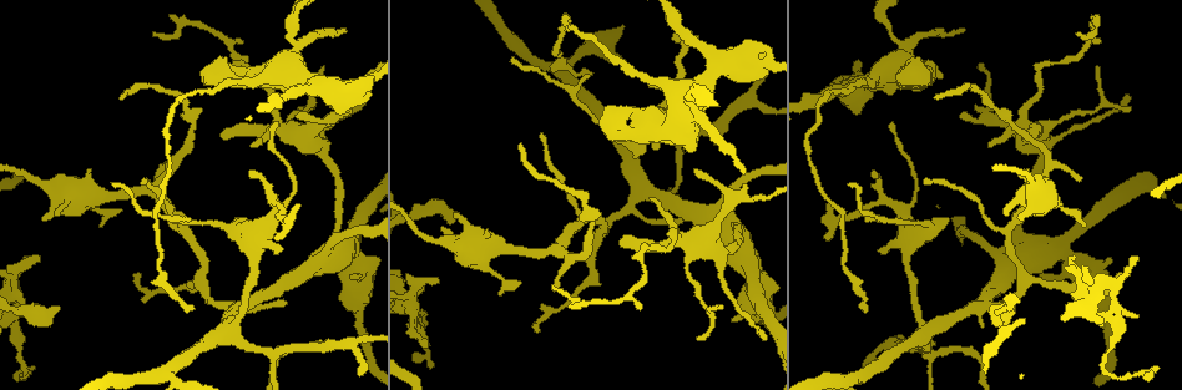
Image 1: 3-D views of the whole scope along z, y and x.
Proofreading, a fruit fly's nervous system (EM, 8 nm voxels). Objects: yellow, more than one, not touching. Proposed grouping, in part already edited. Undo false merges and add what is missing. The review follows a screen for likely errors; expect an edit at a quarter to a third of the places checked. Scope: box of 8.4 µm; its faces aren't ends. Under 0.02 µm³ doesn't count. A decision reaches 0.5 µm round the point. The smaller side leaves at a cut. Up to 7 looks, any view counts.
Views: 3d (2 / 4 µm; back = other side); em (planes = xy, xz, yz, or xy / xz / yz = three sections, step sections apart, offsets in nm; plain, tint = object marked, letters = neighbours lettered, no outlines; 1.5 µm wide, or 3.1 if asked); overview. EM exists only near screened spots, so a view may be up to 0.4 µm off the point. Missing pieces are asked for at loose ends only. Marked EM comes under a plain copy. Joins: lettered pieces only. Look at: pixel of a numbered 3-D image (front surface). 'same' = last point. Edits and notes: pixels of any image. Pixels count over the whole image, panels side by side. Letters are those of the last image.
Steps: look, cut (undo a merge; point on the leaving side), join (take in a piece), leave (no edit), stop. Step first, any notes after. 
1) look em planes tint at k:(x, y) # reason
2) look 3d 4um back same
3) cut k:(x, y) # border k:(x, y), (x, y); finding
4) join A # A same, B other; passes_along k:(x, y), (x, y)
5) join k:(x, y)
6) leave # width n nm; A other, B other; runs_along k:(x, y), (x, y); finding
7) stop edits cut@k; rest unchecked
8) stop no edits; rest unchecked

look 3d 4um at 1:(901, 54)

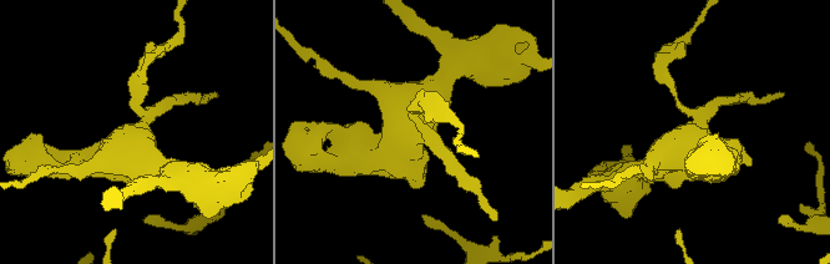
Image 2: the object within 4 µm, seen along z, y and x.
look em planes letters at 2:(141, 126) # need the tissue

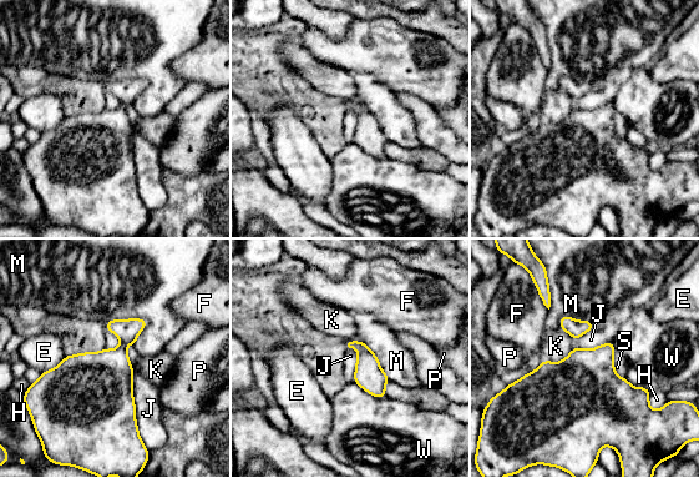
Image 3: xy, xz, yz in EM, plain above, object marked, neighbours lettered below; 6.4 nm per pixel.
leave # E other, F other, H other, J other, K other, M other, P other, S other, W other; border 3:(128, 343), (135, 421), (142, 439); one neuron here

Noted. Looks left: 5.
look em planes tint at 1:(766, 63)

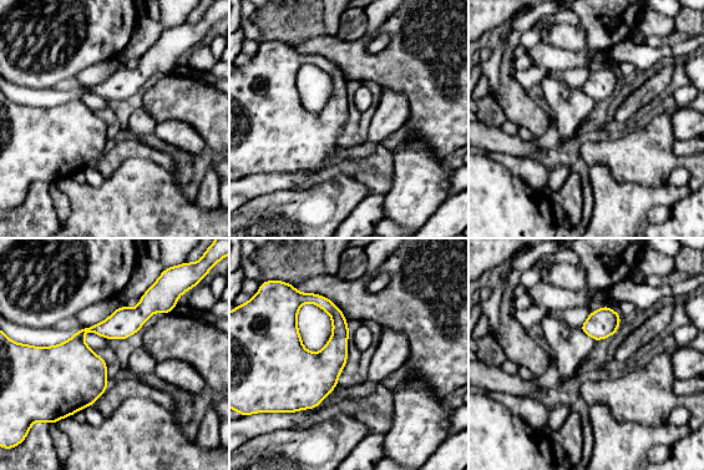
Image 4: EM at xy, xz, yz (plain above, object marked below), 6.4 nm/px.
look em planes letters same

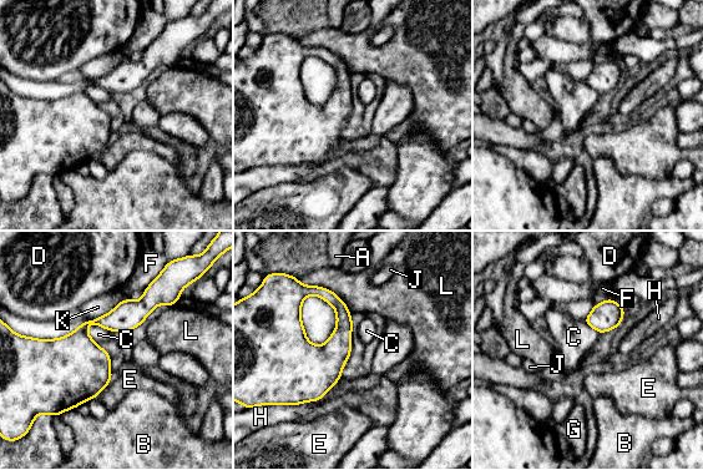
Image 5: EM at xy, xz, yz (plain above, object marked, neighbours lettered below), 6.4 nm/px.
leave # A other, B other, C other, D other, E other, F other, G other, H other, J other, K other, L other; border 5:(86, 329), (97, 324), (110, 332); continuous, no second neuron

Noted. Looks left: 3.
look 3d 2um back at 1:(551, 247) # calibre changes

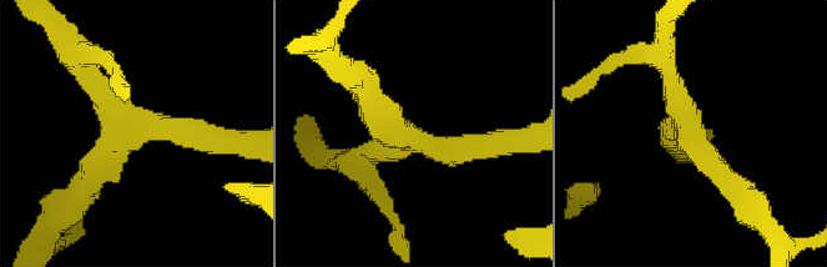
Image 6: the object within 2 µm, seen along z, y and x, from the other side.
look em planes letters at 6:(404, 136) # arms 3; arm_widths 170, 200, 220 nm; need the tissue

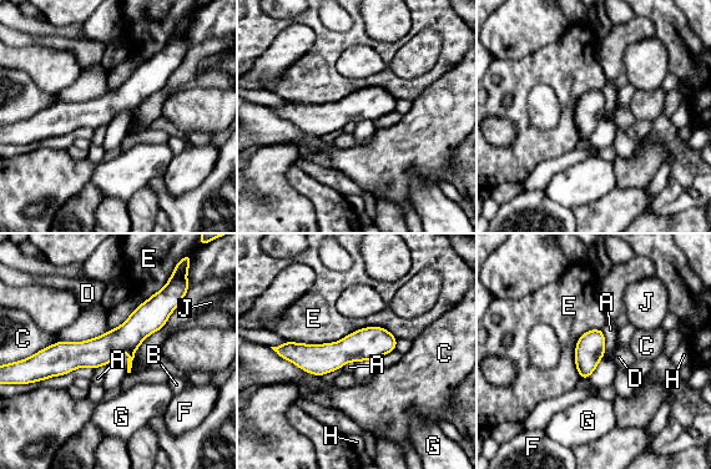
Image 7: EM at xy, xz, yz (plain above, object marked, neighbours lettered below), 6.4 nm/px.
leave # width 180 nm; A other, B other, C other, D other, E other, F other, G other, H other, J other; border 7:(397, 338), (287, 341); one neuron here

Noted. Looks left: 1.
stop no edits; rest unchecked

